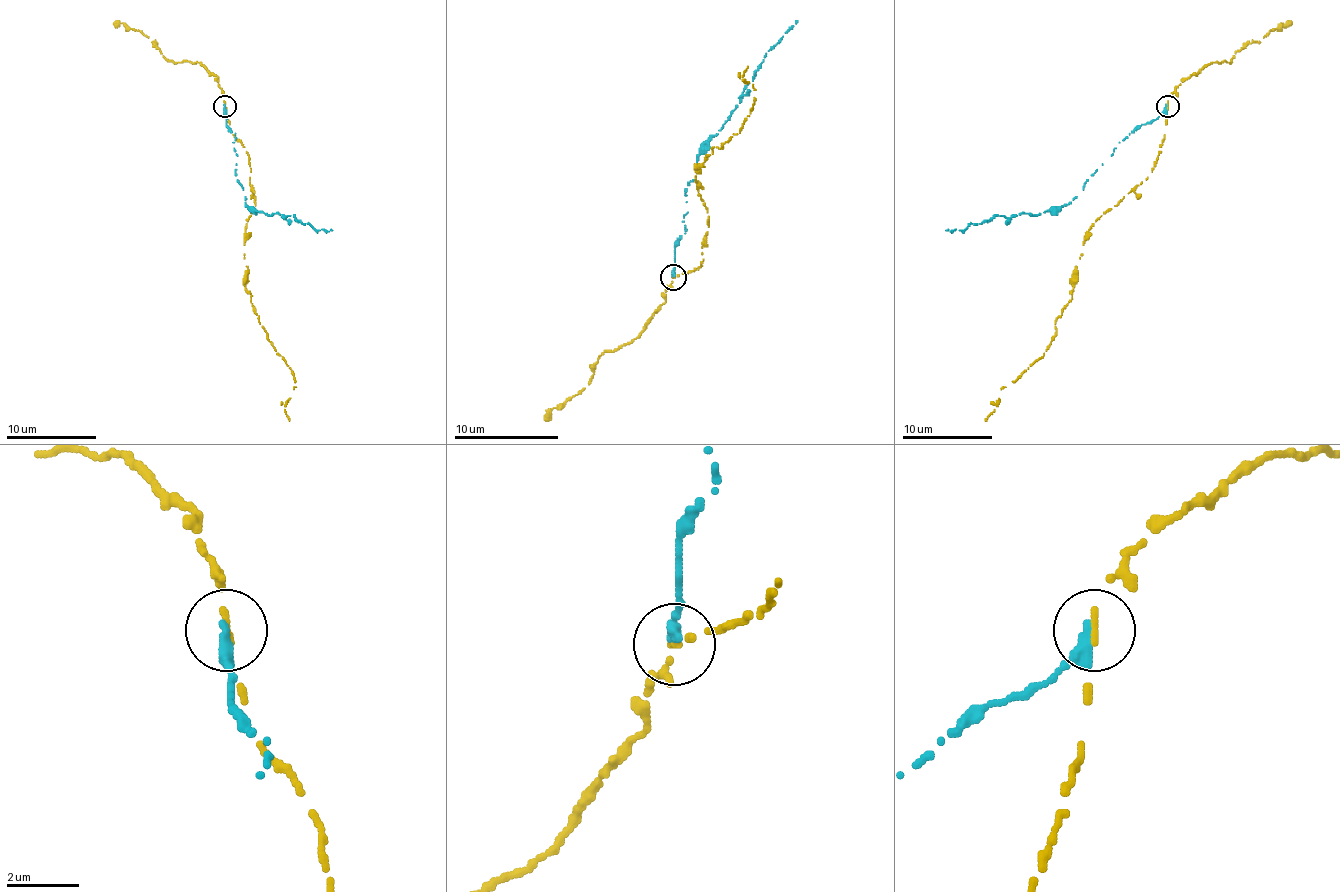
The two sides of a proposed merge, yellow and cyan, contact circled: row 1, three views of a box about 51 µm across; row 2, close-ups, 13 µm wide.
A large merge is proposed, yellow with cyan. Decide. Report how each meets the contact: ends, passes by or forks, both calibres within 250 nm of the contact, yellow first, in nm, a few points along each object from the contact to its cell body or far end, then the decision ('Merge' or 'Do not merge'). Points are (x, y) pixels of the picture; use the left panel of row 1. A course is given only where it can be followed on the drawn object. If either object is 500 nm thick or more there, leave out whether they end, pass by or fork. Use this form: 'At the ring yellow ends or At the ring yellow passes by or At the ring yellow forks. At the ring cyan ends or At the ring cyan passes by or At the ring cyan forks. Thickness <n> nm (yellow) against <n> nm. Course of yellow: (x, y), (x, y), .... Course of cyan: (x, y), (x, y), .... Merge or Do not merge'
At the ring yellow passes by. At the ring cyan ends. Thickness 120 nm (yellow) against 360 nm. Course of yellow: (224, 106), (244, 146), (256, 205), (244, 234), (244, 288), (292, 369), (290, 421). Course of cyan: (224, 106), (226, 128), (235, 135), (235, 175), (244, 202), (265, 214), (294, 216), (317, 230), (332, 230). Do not merge

